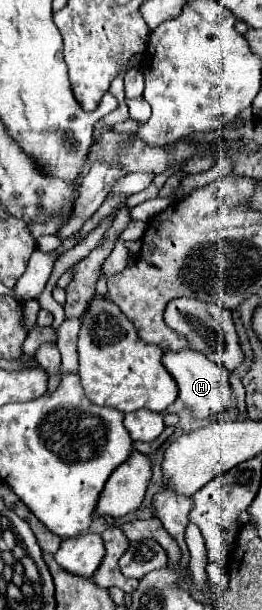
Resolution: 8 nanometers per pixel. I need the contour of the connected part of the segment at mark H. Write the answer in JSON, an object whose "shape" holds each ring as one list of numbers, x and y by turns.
{"shape":[[184,349,182,353,164,353,164,367,172,373,172,377,178,383,180,401,186,405,186,409,190,409,190,413,196,419,210,419,212,415,218,415,230,407,232,391,229,370,223,366,214,365,202,353,192,349]]}

